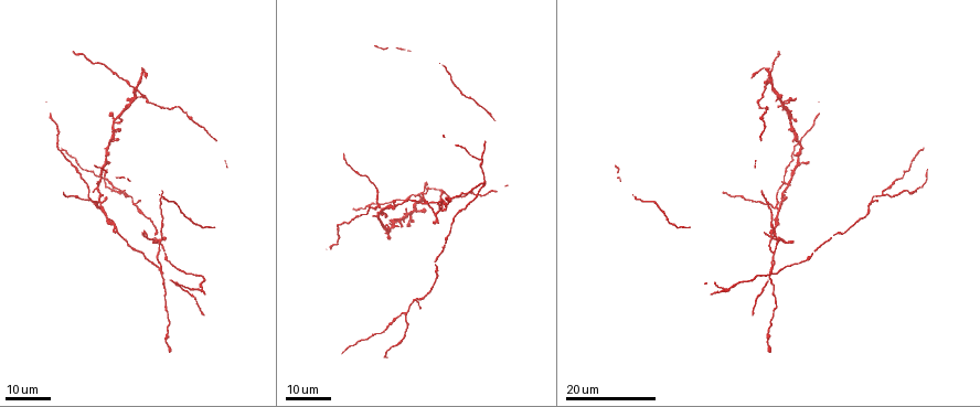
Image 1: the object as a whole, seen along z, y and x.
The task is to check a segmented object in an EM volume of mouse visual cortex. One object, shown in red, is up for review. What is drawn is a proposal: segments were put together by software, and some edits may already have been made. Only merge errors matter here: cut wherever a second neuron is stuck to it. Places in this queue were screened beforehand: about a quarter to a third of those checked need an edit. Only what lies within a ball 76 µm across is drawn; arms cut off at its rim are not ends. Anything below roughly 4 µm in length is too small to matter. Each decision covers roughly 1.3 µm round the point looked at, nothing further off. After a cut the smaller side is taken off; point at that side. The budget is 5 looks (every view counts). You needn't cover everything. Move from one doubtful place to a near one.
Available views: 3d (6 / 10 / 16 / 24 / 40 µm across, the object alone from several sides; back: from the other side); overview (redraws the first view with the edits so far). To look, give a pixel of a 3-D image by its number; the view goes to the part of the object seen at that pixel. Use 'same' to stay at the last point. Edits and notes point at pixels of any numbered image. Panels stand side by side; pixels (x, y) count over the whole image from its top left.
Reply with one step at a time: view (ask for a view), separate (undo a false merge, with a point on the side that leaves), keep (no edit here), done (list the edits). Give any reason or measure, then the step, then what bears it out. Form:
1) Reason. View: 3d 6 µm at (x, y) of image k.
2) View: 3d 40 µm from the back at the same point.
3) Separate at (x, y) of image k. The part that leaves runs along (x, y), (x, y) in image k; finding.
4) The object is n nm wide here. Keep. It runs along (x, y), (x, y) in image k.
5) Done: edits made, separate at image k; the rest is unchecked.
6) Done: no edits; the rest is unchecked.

Three arms meet. View: 3d 16 µm at (763, 86) of image 1.

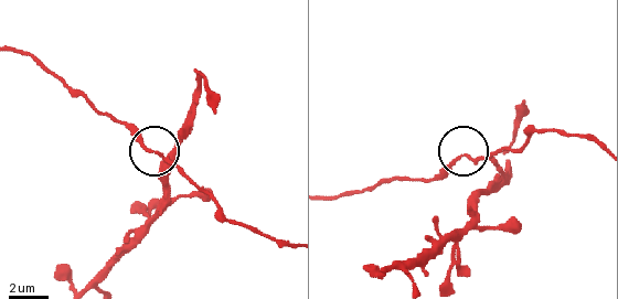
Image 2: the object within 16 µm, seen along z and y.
View: 3d 6 µm at (162, 153) of image 2.

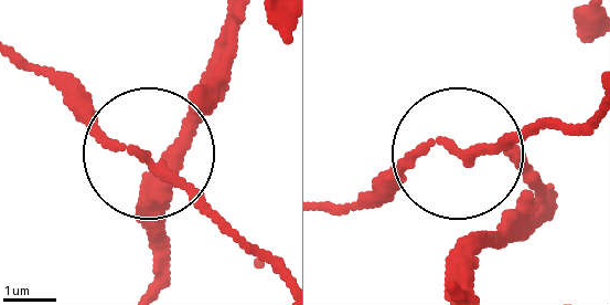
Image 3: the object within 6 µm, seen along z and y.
View: 3d 6 µm from the back at (454, 152) of image 3.

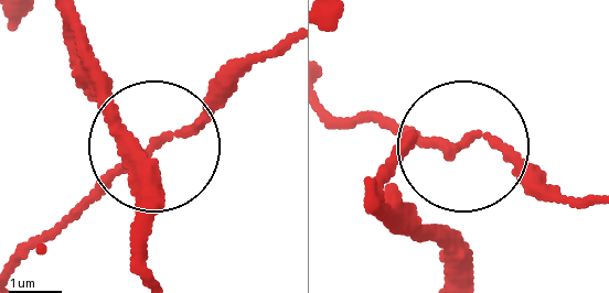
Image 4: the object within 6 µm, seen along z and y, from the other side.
The side arm is 18 µm long. Keep. Continuous, no second neuron.

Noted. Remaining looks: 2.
Three arms meet. View: 3d 24 µm at (771, 267) of image 1.

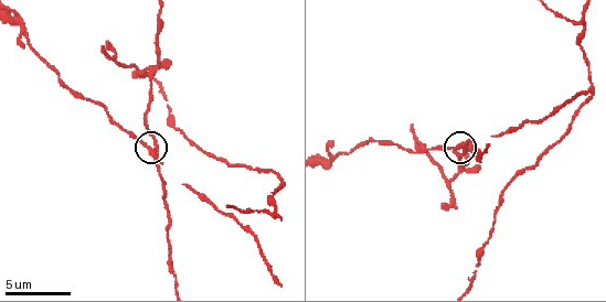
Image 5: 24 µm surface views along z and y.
View: 3d 10 µm at (154, 147) of image 5.

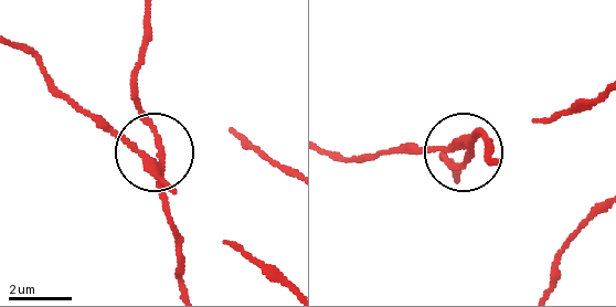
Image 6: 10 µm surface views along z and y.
The side arm is 20 µm long; 3 arms meet here. Separate at (167, 218) of image 6. Two neurons meet here.

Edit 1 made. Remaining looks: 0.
Done: edits made, separate at image 6; the rest is unchecked.

